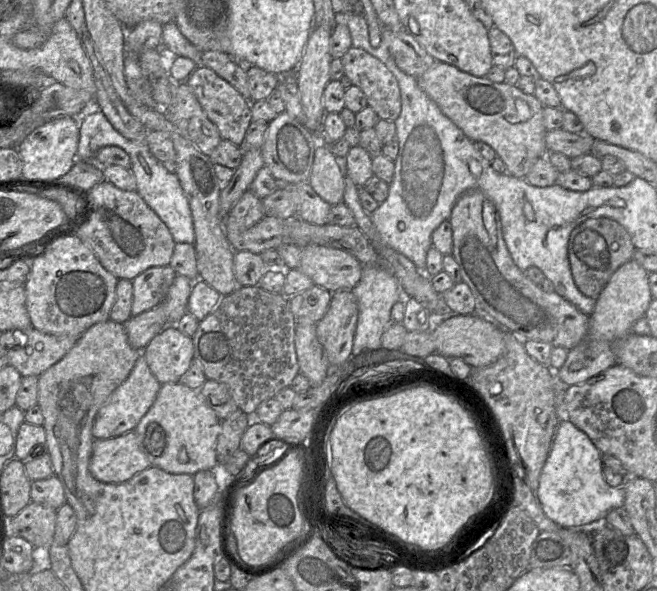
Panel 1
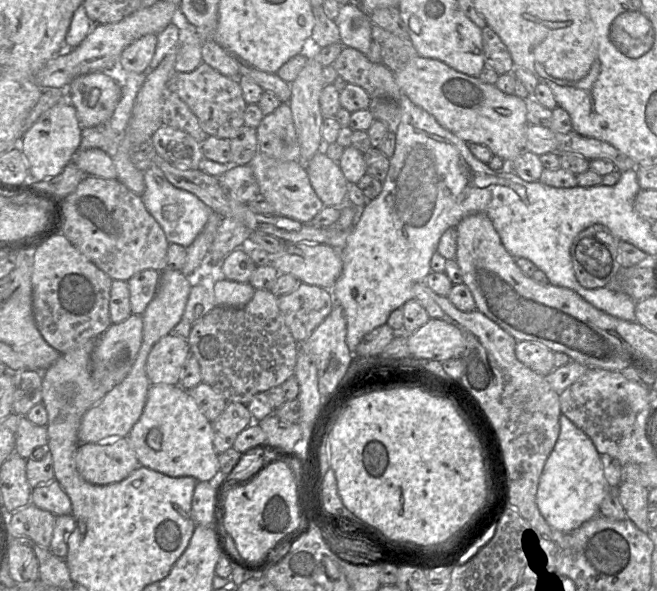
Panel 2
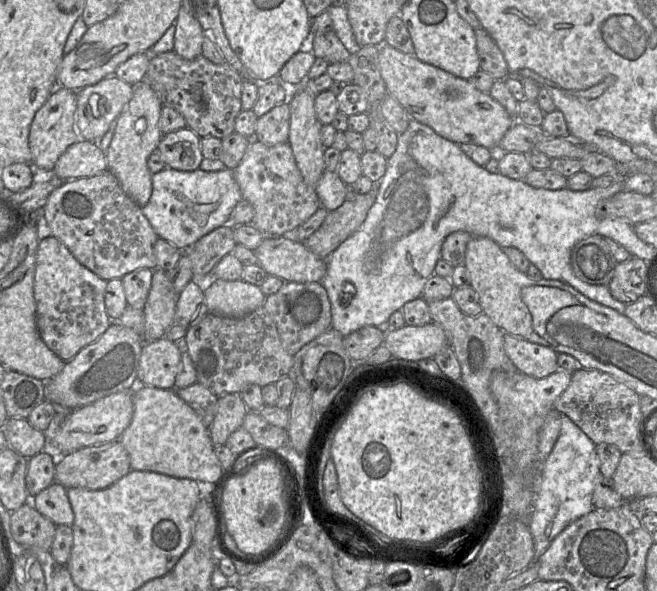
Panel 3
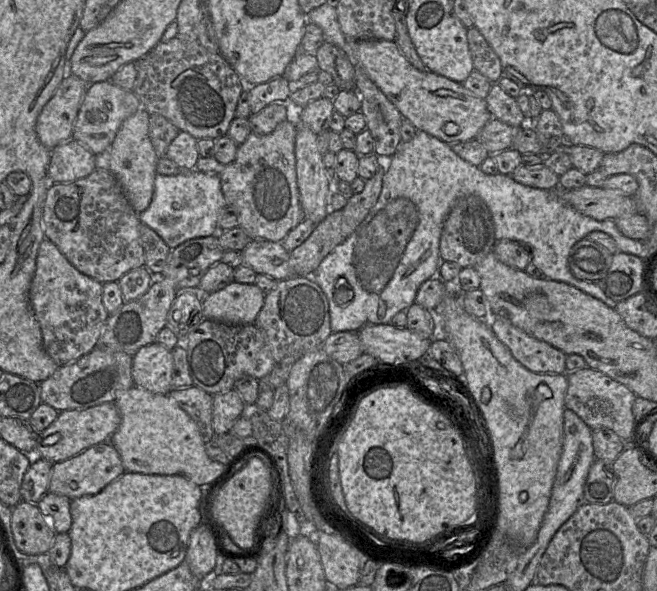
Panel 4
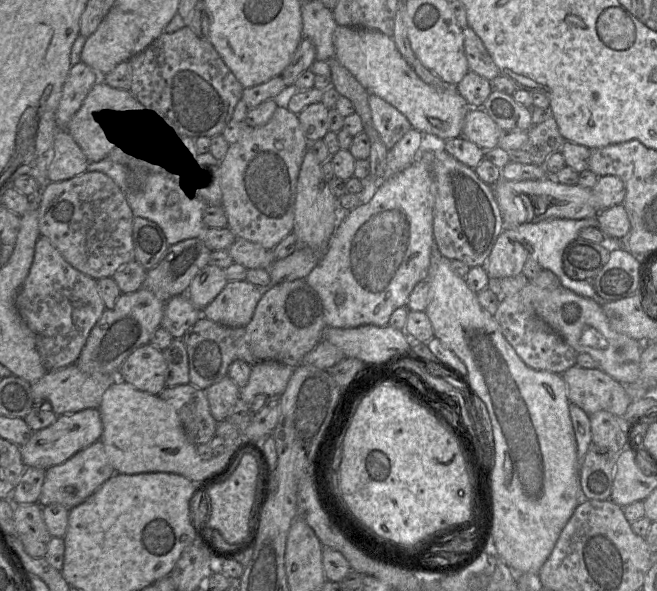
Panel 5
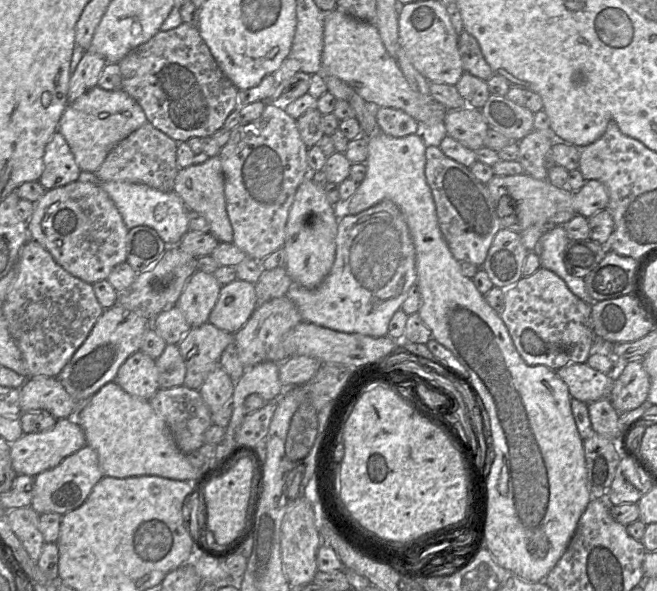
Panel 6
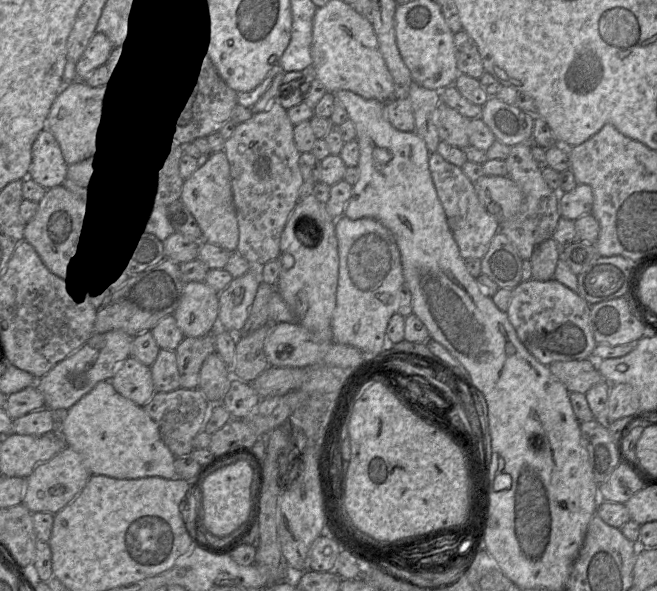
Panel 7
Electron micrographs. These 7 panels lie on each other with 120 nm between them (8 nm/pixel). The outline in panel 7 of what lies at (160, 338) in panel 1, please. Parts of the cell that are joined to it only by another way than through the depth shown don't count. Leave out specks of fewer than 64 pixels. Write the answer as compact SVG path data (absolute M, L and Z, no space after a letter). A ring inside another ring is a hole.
M129 356L110 380L115 390L139 406L144 406L155 394L149 366Z

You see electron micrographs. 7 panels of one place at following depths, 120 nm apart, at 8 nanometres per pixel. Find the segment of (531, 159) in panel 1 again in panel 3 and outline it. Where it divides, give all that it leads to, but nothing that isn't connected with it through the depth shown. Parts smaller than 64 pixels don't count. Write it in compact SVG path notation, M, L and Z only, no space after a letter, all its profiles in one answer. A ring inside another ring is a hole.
M383 43L378 53L379 70L387 92L406 110L411 119L432 128L458 145L471 143L498 154L499 143L515 122L489 93L479 91L466 79L420 61Z

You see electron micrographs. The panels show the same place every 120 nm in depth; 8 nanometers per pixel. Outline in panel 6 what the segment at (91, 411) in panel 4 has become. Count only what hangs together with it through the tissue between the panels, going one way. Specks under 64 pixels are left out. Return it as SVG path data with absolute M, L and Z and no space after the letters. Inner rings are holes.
M75 417L57 419L55 426L38 433L23 433L11 443L11 461L17 474L35 477L59 465L65 458L83 448L86 443L84 431Z

